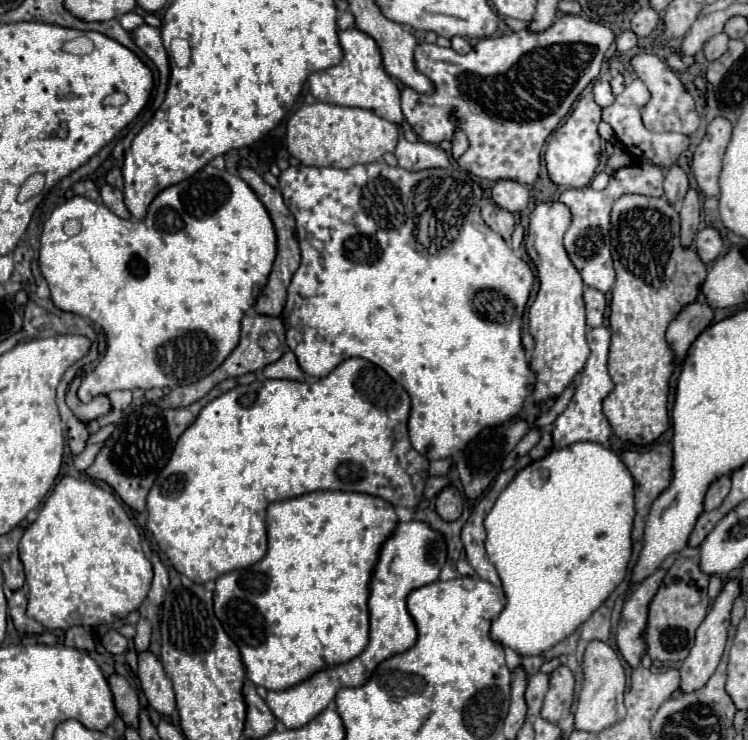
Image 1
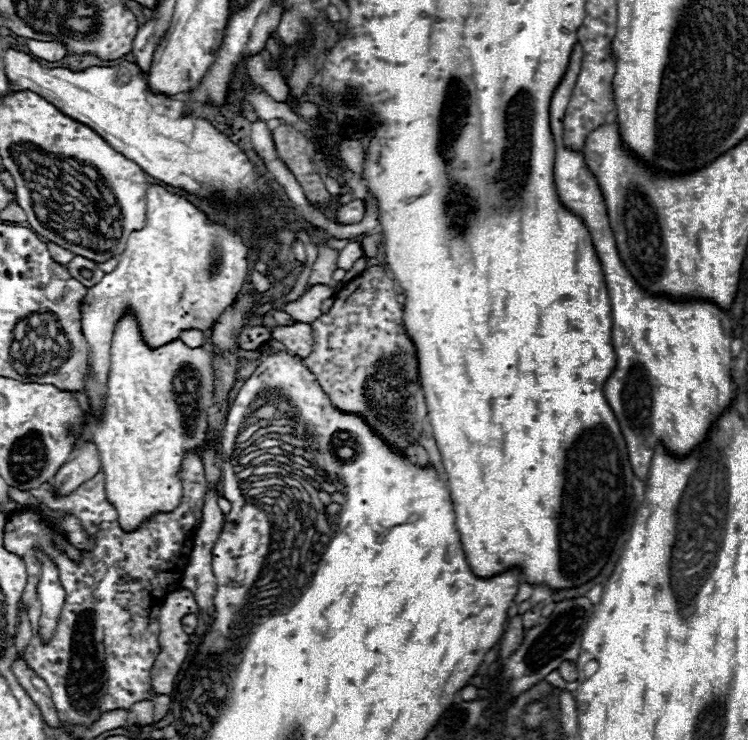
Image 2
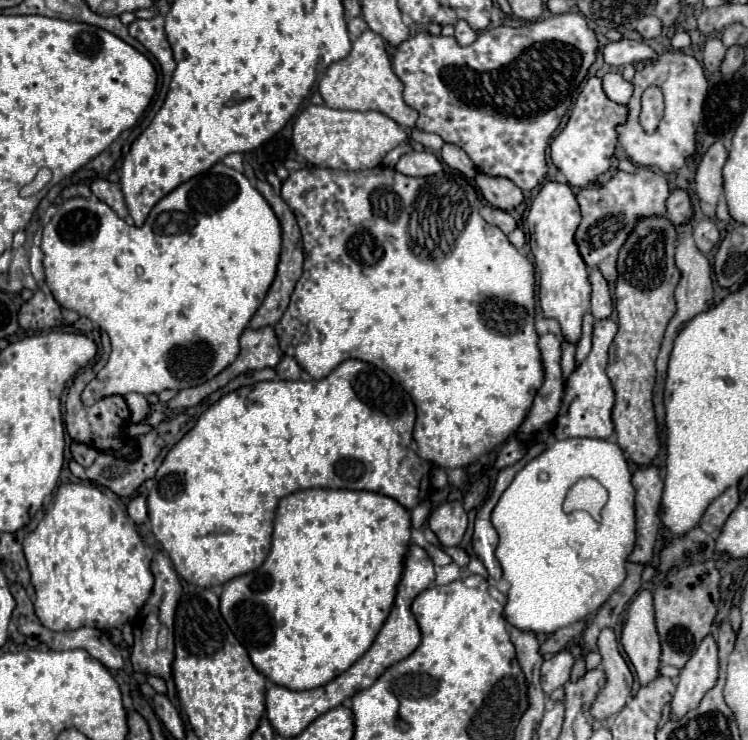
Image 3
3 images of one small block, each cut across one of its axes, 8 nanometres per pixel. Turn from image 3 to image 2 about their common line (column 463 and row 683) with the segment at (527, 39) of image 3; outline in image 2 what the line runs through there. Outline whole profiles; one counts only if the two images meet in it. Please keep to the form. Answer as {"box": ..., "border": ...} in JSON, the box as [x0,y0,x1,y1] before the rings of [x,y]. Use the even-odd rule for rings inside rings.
{"box":[4,454,208,724],"border":[[[198,454],[186,456],[180,476],[184,480],[182,504],[168,514],[156,516],[152,522],[134,532],[124,532],[120,528],[118,512],[114,512],[114,506],[106,500],[102,472],[80,484],[70,496],[64,498],[56,498],[50,484],[30,490],[30,494],[52,510],[74,514],[84,530],[96,536],[96,548],[92,552],[82,552],[82,564],[74,564],[50,544],[48,530],[56,528],[52,528],[52,524],[36,508],[28,508],[22,514],[12,514],[6,520],[4,548],[24,558],[28,573],[21,603],[27,608],[34,638],[30,638],[24,658],[28,666],[48,684],[54,708],[60,720],[66,724],[92,724],[106,710],[128,710],[132,704],[152,698],[150,668],[160,650],[158,612],[168,594],[166,586],[178,584],[184,566],[188,564],[188,554],[202,522],[204,496],[208,490]],[[34,548],[52,558],[66,590],[66,604],[60,614],[56,636],[46,646],[40,642],[38,634],[40,608],[37,586],[42,574],[42,562],[36,560]],[[108,658],[110,666],[106,664]],[[124,662],[134,662],[134,672],[132,666]]]}

